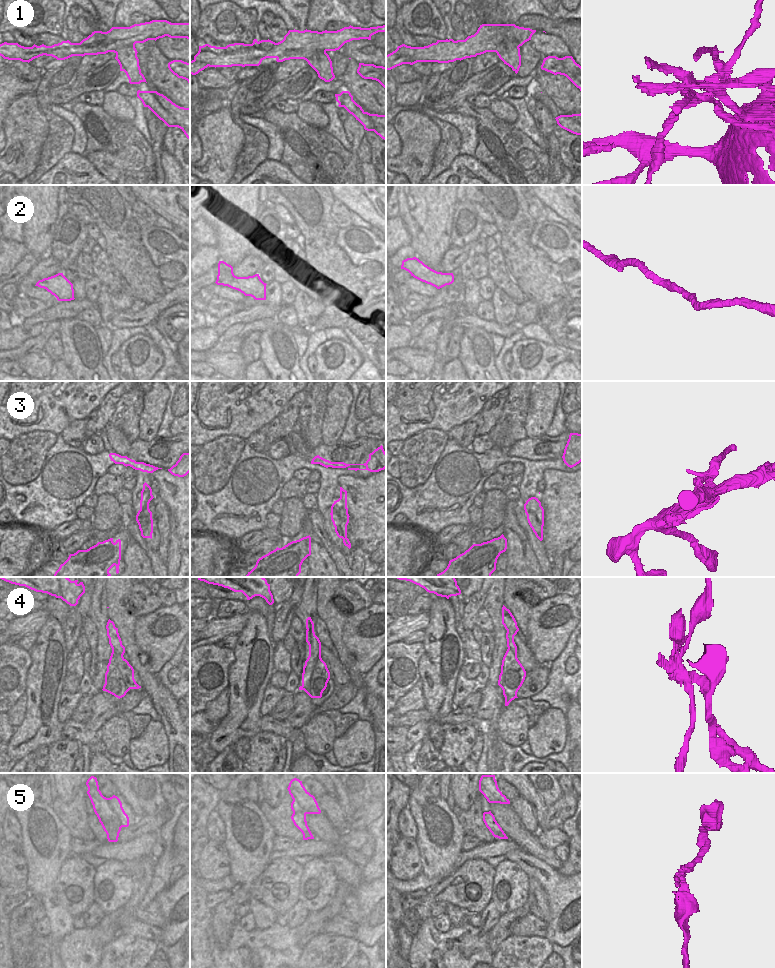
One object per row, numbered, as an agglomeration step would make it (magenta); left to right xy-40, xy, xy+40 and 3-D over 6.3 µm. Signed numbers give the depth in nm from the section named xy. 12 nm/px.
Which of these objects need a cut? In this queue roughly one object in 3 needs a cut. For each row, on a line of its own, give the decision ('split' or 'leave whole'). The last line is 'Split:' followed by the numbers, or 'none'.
1: split
2: leave whole
3: split
4: split
5: split
Split: 1, 3, 4, 5

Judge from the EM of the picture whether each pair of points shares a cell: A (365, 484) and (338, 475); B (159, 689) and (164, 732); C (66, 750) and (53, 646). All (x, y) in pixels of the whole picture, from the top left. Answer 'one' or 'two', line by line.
A: two
B: two
C: two

